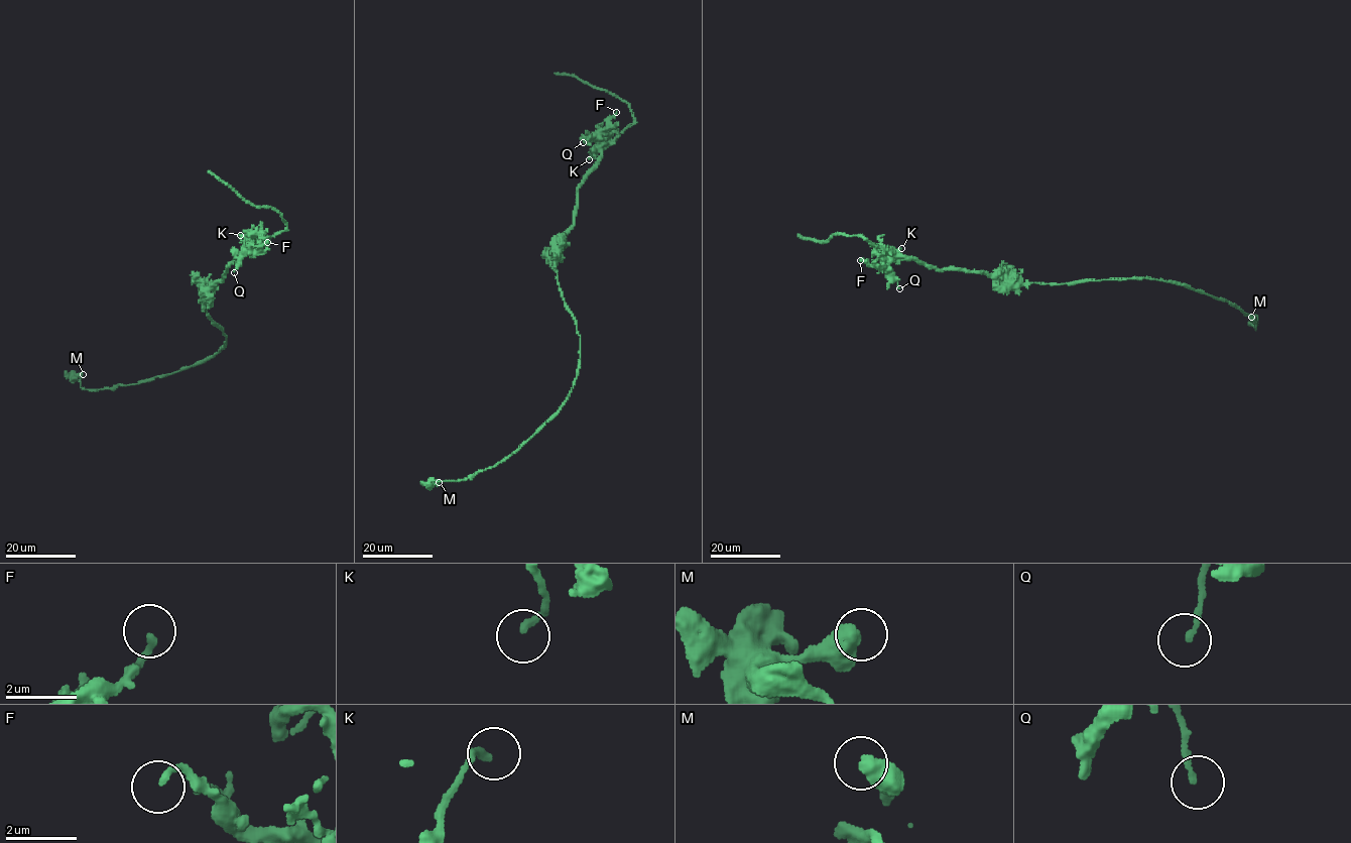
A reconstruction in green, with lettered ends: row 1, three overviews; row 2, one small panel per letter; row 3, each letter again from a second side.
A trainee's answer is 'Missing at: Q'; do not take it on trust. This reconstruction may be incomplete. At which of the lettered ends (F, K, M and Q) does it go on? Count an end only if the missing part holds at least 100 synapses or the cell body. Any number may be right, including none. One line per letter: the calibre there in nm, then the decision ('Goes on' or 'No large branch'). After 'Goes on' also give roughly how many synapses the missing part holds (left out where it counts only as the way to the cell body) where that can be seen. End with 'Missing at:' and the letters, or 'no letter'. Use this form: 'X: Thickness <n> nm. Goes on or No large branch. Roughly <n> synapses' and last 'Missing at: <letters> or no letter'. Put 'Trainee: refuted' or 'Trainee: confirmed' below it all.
F: Thickness 170 nm. No large branch
K: Thickness 200 nm. No large branch
M: Thickness 550 nm. No large branch
Q: Thickness 190 nm. No large branch
Missing at: no letter
Trainee: refuted

